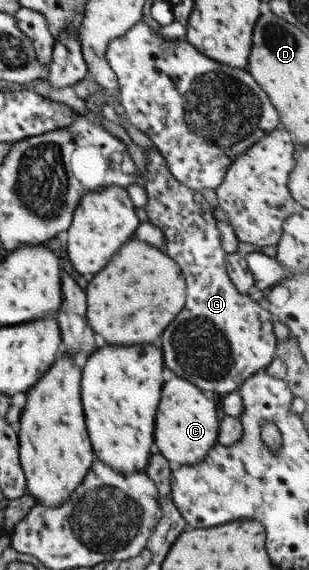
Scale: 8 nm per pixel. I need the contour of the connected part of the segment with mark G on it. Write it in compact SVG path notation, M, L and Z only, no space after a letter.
M142 148L142 152L145 156L146 162L146 172L143 172L141 180L143 181L142 190L146 192L147 201L143 206L148 218L148 223L153 224L154 226L158 226L160 230L162 230L162 234L165 238L164 248L166 248L166 256L170 256L176 265L180 266L180 272L183 274L184 280L186 282L186 302L184 303L184 308L182 308L182 312L178 312L178 316L170 322L170 326L168 326L168 330L164 330L162 332L162 358L164 358L164 366L168 368L168 370L172 370L178 378L182 378L182 380L187 380L190 384L194 384L194 386L198 386L200 391L206 392L206 394L212 394L212 398L216 395L226 395L227 393L236 391L237 388L242 384L248 377L252 376L255 372L259 370L265 369L269 364L272 358L275 357L276 351L276 341L274 338L274 333L272 332L272 315L268 310L261 308L257 302L254 302L251 298L248 298L247 294L242 294L236 290L236 287L232 284L232 281L228 278L226 274L226 269L224 268L224 260L226 253L222 250L222 246L220 244L220 239L218 239L218 231L216 230L216 225L214 225L215 218L213 216L213 208L204 201L201 196L200 191L194 191L192 189L188 189L184 187L184 185L180 185L172 175L170 175L170 171L166 168L166 163L162 159L160 153L156 148Z

